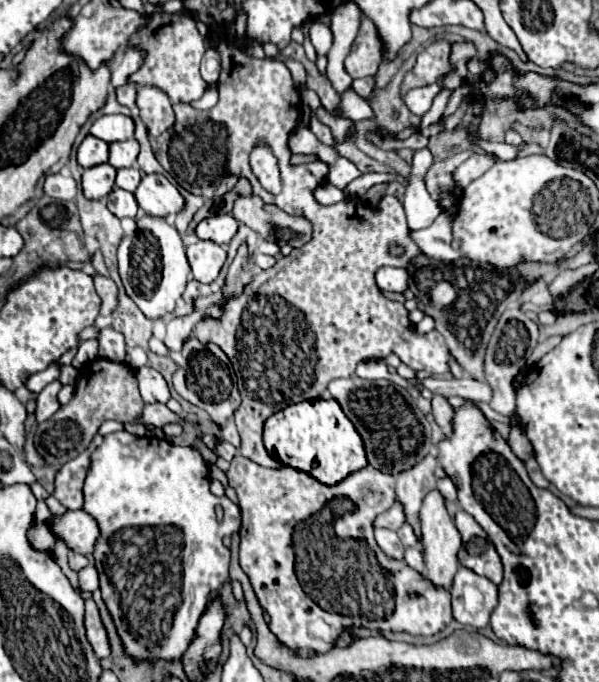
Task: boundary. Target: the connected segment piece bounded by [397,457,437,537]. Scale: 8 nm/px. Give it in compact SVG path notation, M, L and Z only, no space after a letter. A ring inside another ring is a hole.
M425 457L421 463L417 463L413 469L399 473L397 475L397 499L405 505L405 515L407 521L413 525L417 537L419 533L419 507L421 501L425 497L425 493L429 493L431 489L435 489L435 457L431 461L431 457Z

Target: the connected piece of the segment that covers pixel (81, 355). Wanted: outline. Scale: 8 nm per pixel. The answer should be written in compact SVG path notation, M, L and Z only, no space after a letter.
M95 339L83 341L83 343L79 345L79 351L77 351L75 359L72 361L73 367L81 369L85 363L89 363L89 361L97 359L97 357L99 357L99 355L97 355L97 349L99 349L99 345L97 345L97 341L95 341Z

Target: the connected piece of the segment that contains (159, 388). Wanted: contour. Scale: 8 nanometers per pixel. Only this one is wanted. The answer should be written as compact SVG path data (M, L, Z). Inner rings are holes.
M151 367L137 369L139 391L145 403L167 403L169 401L169 385L163 375Z

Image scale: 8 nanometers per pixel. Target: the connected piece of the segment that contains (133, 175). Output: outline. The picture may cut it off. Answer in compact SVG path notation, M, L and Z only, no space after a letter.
M131 167L131 169L121 169L121 171L117 171L115 185L117 185L117 187L121 187L121 189L125 189L125 191L131 191L131 193L133 193L133 191L137 189L139 181L141 181L139 171Z

